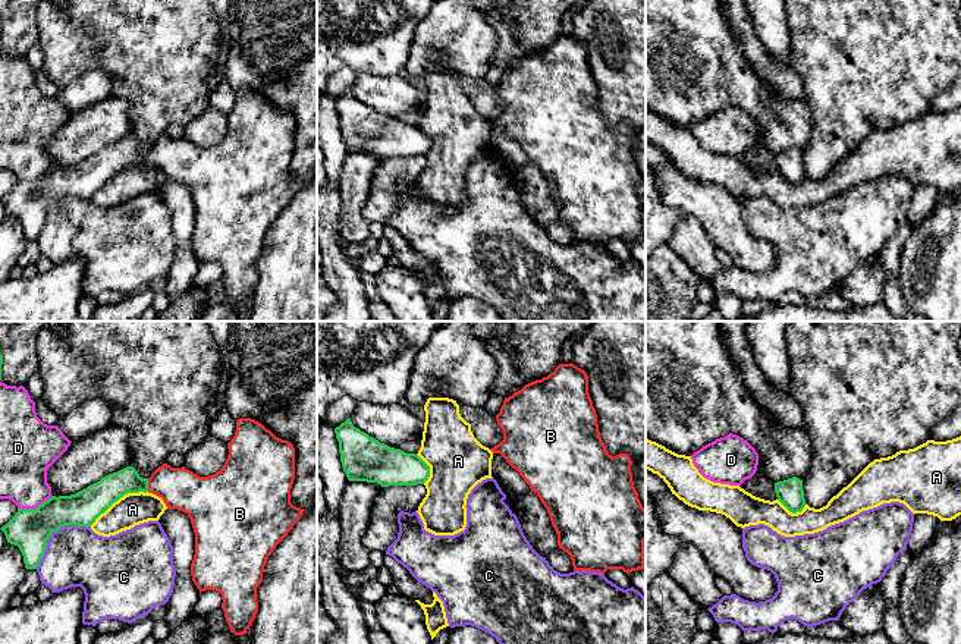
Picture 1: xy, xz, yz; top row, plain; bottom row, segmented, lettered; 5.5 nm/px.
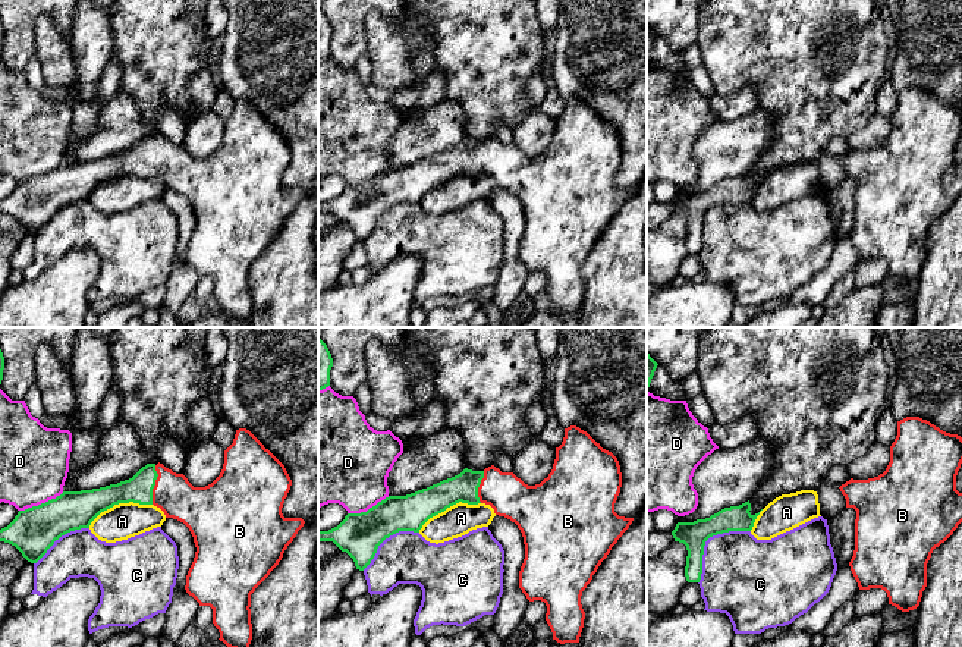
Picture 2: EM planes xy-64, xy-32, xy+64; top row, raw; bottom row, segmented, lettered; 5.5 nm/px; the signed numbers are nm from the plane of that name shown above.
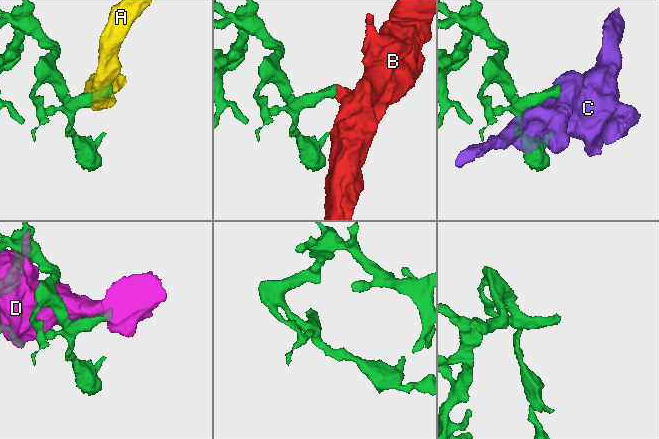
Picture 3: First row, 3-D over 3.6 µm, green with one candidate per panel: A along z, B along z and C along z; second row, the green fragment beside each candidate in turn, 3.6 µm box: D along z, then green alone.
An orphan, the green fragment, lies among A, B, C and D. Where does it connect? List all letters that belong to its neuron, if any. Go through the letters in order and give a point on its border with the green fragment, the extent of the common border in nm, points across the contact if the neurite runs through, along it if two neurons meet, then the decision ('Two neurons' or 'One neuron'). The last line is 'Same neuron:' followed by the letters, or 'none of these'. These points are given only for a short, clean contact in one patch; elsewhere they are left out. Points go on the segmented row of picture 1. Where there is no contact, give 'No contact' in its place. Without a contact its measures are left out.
A: Touches green at xy (118, 499). Shared border 380 nm. Boundary: xy (147, 490), (125, 493), (90, 527). Two neurons
B: Touches green at xy (147, 484). Shared border 70 nm. Path across: xy (103, 493), (116, 484), (147, 484), (173, 484), (181, 489). One neuron
C: Touches green at xy (53, 531). Shared border 380 nm. Two neurons
D: Touches green at xy (35, 508). Shared border 200 nm. Two neurons
Same neuron: B

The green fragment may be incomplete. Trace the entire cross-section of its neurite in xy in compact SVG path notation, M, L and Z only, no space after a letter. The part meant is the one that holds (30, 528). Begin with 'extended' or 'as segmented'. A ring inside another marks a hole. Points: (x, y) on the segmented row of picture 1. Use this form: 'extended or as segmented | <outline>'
extended | M239 418L227 449L224 465L213 475L200 477L185 466L172 468L163 464L150 478L142 478L134 466L126 466L75 494L51 496L35 509L18 509L0 530L7 543L19 547L25 568L37 569L53 533L66 525L91 528L95 519L125 494L153 493L163 499L167 509L178 509L189 516L195 533L192 581L200 593L216 590L222 594L222 609L230 632L244 635L258 612L257 587L263 581L267 559L305 509L291 503L295 480L295 447L291 442L276 437L255 420Z

